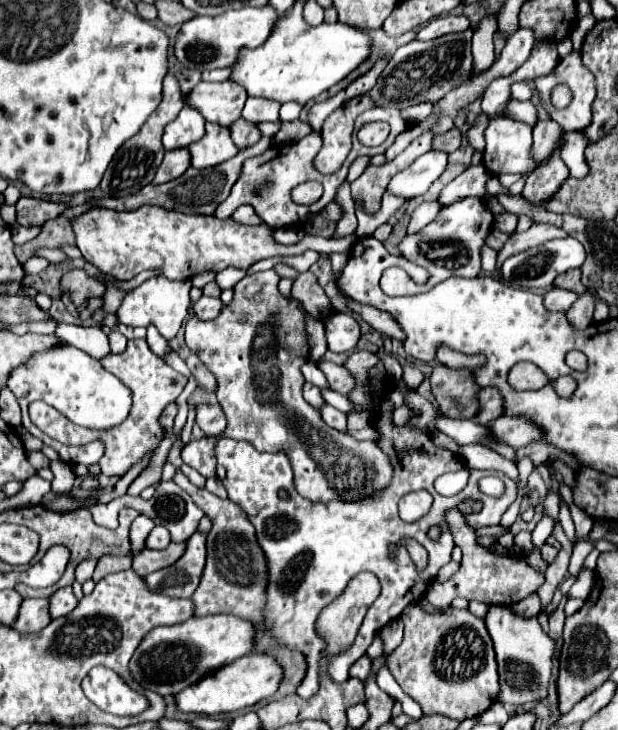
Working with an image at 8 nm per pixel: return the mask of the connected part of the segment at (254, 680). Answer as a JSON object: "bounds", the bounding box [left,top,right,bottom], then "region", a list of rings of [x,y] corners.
{"bounds":[177,652,283,714],"region":[[[253,652],[229,666],[217,670],[217,674],[205,676],[201,682],[187,686],[181,694],[177,694],[177,708],[181,712],[195,714],[225,714],[241,708],[249,708],[269,696],[273,696],[283,680],[283,668],[271,654]]]}

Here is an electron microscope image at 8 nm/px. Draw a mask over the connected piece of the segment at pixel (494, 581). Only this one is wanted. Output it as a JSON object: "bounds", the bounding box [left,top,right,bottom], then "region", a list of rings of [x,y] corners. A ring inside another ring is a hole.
{"bounds":[424,510,545,608],"region":[[[449,510],[447,514],[447,522],[449,526],[453,526],[455,532],[455,540],[463,550],[463,562],[459,572],[447,580],[445,584],[433,582],[429,584],[424,599],[431,602],[437,608],[445,608],[451,606],[451,602],[455,598],[465,598],[465,600],[479,600],[485,604],[515,604],[523,598],[527,598],[529,594],[533,594],[543,582],[545,582],[545,574],[535,570],[523,554],[515,554],[515,556],[499,556],[495,552],[491,552],[489,548],[479,546],[477,536],[473,530],[469,530],[469,526],[465,526],[465,520],[461,518],[461,514],[457,510]]]}

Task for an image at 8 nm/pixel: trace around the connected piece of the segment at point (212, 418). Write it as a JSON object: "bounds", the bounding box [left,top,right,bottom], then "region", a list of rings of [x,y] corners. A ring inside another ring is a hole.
{"bounds":[195,404,227,436],"region":[[[199,404],[195,424],[205,432],[205,436],[217,436],[225,430],[227,420],[219,404]]]}

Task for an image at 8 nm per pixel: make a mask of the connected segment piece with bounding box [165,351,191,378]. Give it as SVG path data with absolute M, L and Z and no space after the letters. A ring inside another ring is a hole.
M172 351L165 357L165 362L168 363L174 370L180 370L181 374L183 374L185 377L189 378L191 376L191 372L186 363L175 351Z

